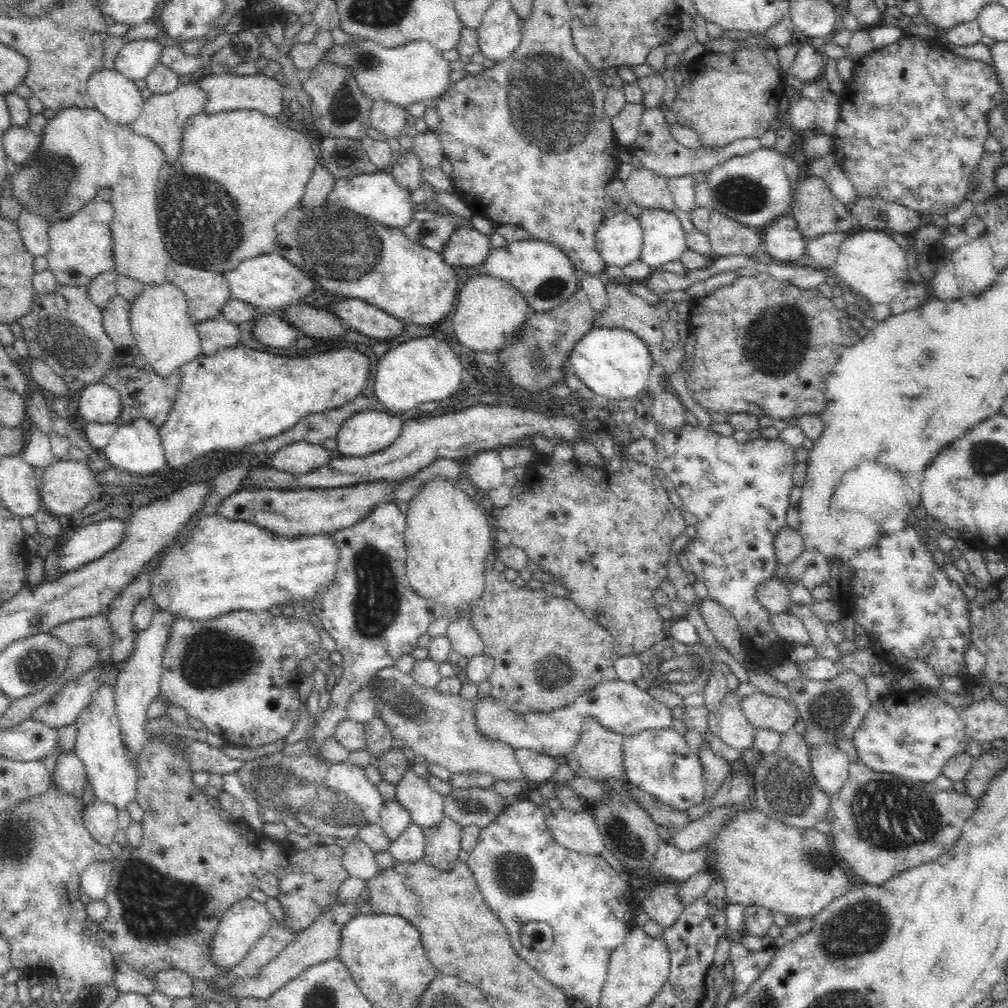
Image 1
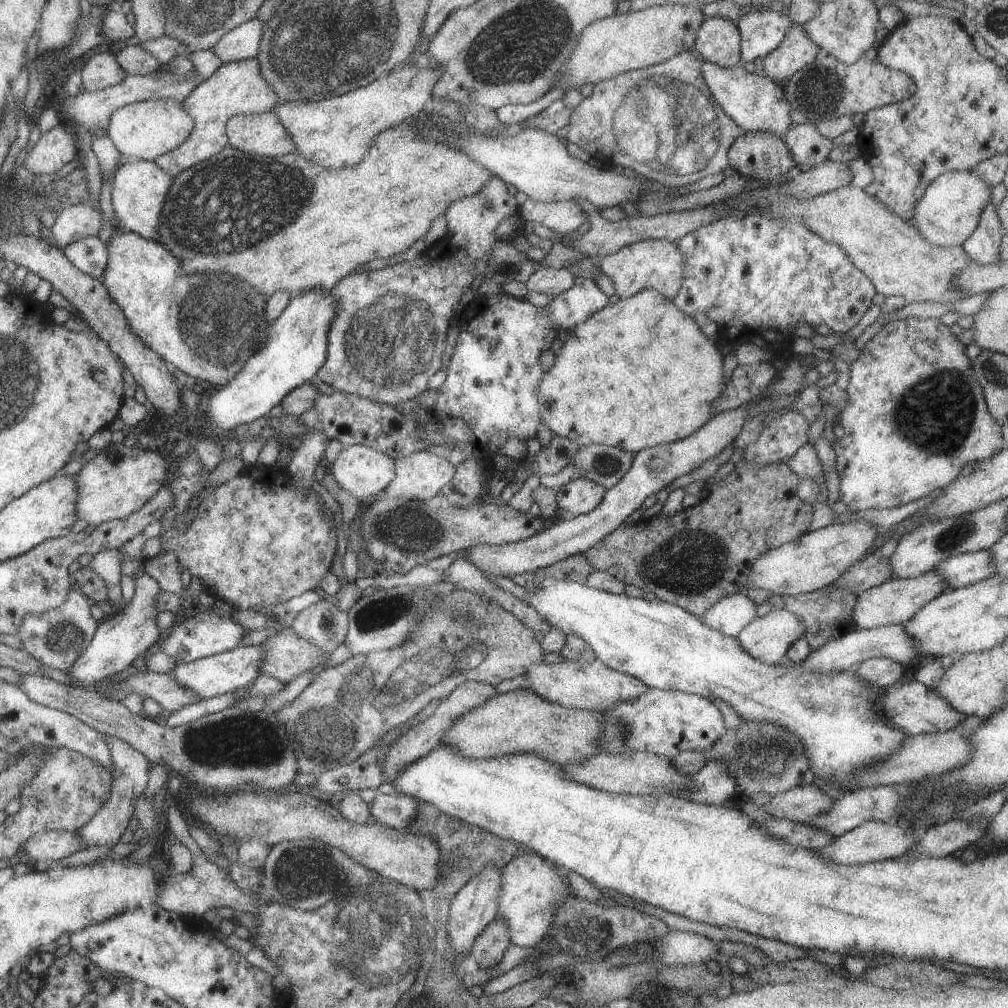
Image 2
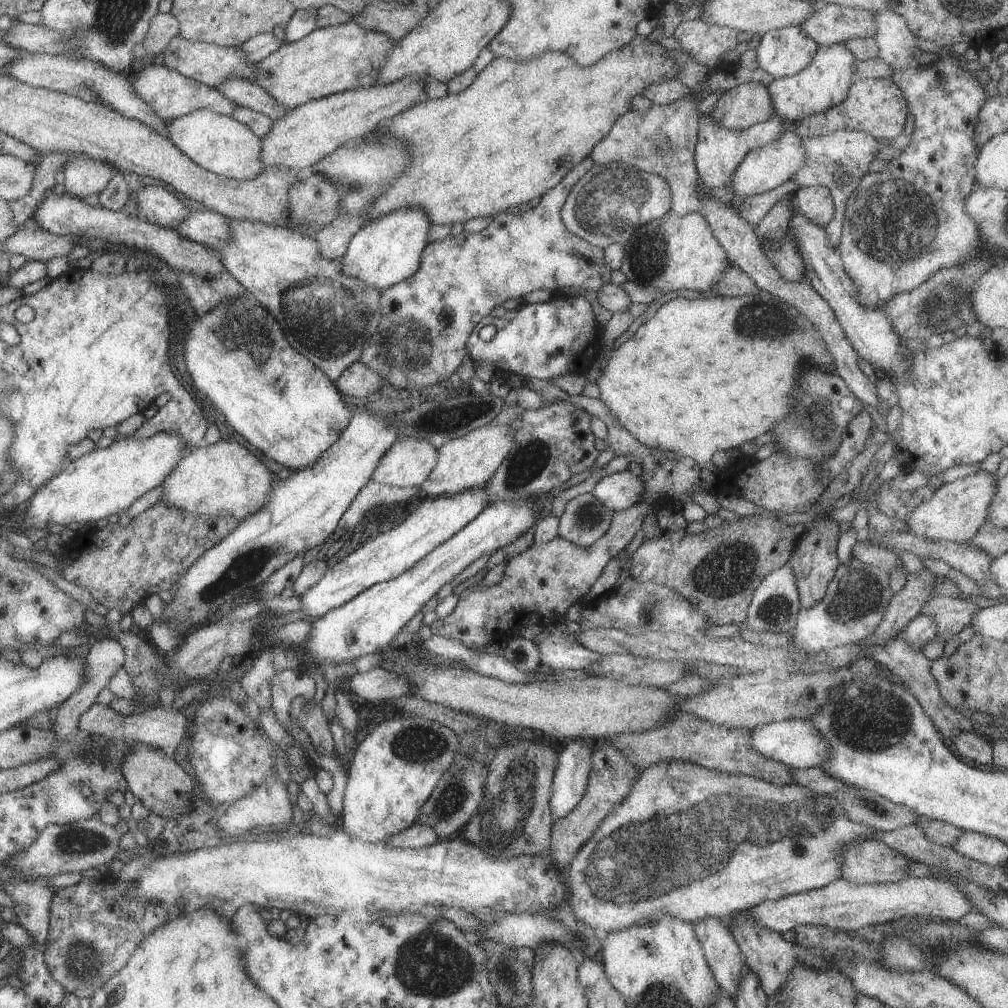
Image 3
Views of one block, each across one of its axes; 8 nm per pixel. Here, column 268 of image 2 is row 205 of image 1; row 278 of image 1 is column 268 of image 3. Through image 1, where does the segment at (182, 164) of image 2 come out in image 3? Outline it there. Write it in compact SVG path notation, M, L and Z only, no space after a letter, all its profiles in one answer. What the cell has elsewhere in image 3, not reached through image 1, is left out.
M354 20L338 26L326 28L318 26L308 36L297 41L286 42L276 52L263 58L257 64L257 79L254 82L263 86L264 90L267 90L278 101L278 104L293 109L308 101L344 91L373 87L394 47L395 41L389 34L368 30Z

